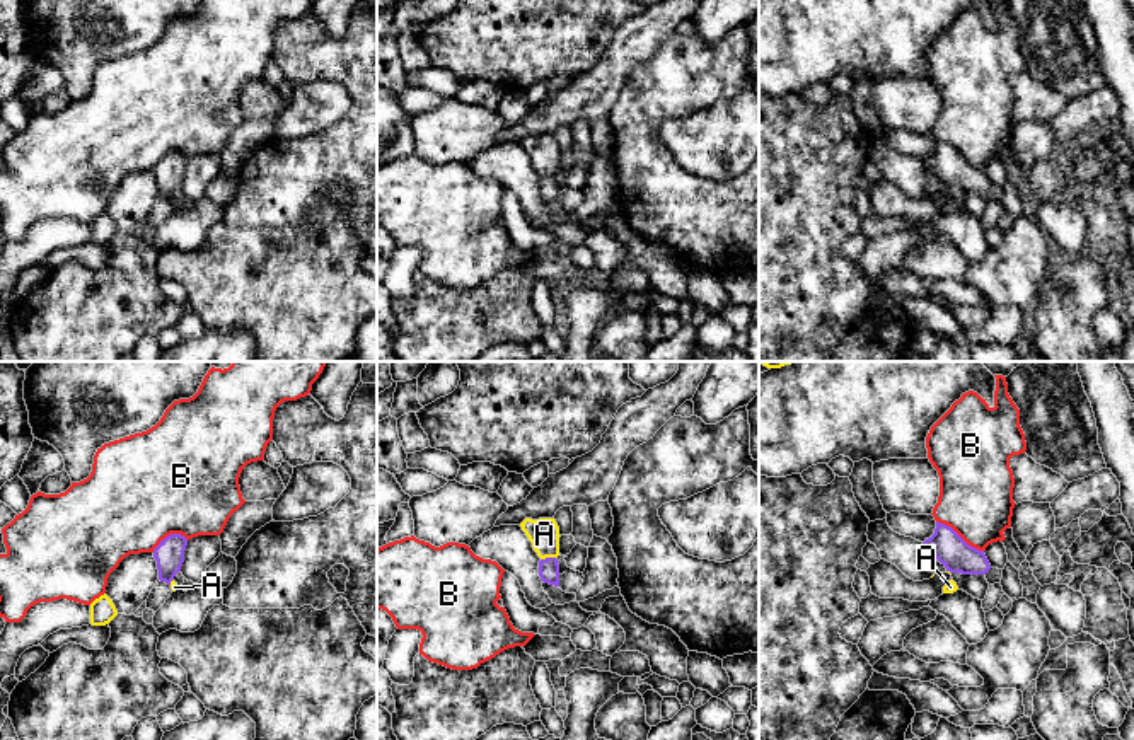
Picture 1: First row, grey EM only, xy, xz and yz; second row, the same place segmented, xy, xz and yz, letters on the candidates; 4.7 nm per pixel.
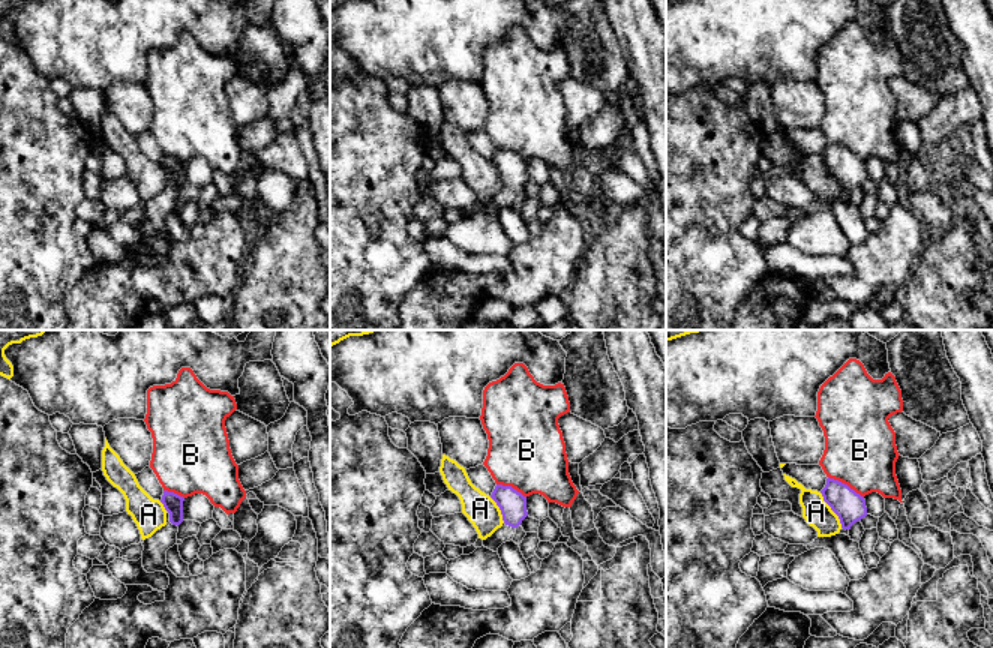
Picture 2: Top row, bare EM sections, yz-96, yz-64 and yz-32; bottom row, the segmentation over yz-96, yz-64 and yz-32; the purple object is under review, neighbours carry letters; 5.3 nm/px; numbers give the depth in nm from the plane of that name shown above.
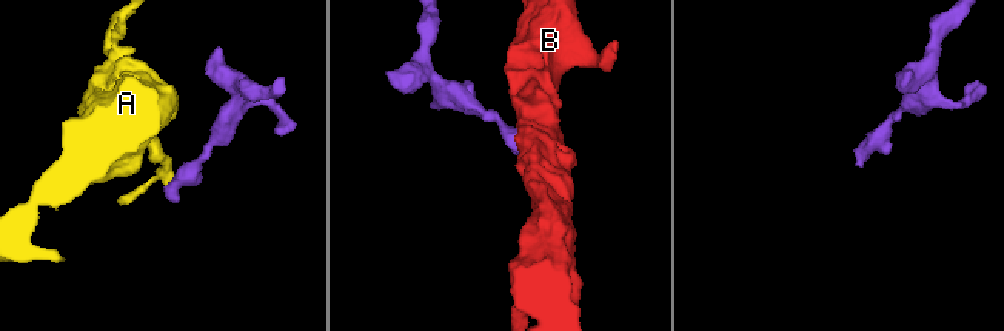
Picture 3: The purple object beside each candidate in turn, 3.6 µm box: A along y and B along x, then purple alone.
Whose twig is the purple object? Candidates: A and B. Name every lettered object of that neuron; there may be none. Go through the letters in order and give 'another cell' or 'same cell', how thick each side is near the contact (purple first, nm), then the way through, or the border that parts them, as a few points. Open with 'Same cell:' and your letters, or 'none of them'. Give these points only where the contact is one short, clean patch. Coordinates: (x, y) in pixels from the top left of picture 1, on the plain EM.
Same cell: none of them
A: another cell; calibres 100 and 140 nm; border xz (555, 174), (541, 178)
B: another cell; calibres 160 and 360 nm

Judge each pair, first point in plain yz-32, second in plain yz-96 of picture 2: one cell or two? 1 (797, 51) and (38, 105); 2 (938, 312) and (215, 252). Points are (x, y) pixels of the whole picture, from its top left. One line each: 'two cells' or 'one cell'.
1: two cells
2: two cells

